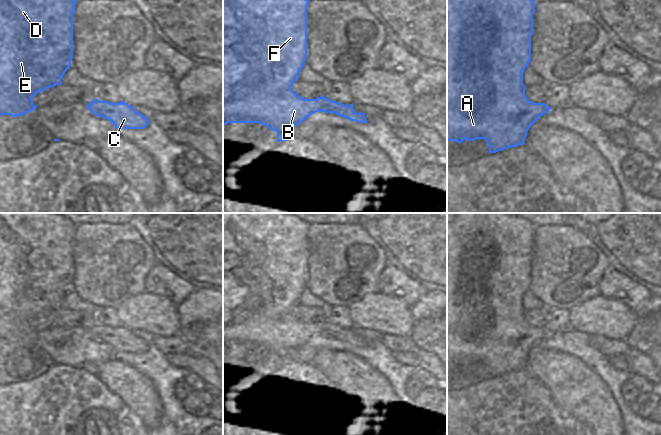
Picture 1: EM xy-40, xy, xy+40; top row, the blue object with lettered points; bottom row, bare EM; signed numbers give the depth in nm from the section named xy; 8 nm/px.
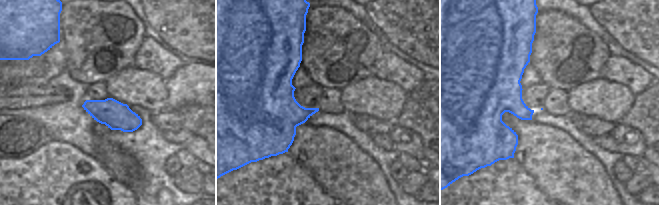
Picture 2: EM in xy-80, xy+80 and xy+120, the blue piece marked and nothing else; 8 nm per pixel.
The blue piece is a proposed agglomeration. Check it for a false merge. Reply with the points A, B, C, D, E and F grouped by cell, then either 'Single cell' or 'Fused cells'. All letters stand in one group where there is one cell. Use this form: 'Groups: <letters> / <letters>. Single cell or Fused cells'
Groups: A B C D E F. Single cell.

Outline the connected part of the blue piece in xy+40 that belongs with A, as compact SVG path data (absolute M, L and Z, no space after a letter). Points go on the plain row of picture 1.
M447 213L447 364L459 368L464 363L484 363L489 377L496 377L510 371L523 369L529 352L551 333L545 327L532 327L525 320L523 296L531 284L531 260L535 226L530 221L511 213Z

